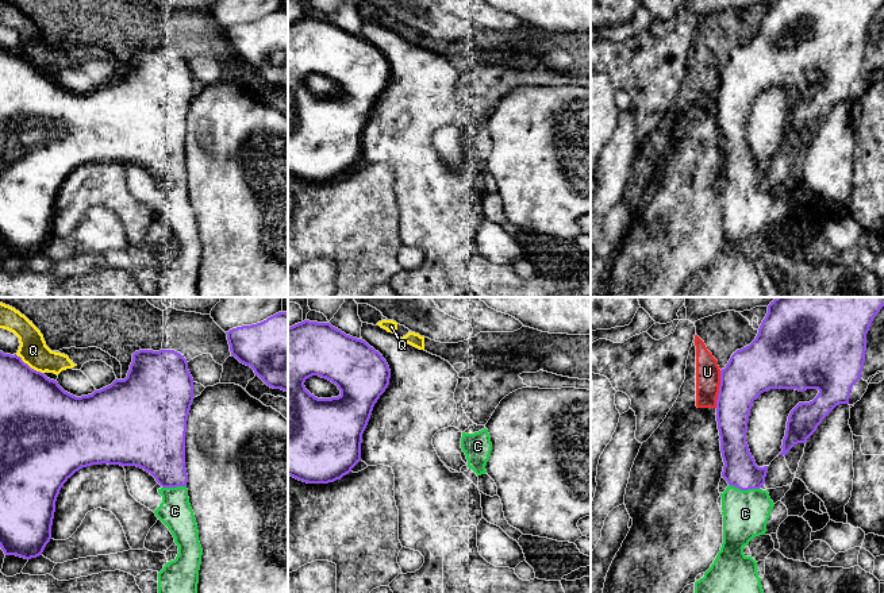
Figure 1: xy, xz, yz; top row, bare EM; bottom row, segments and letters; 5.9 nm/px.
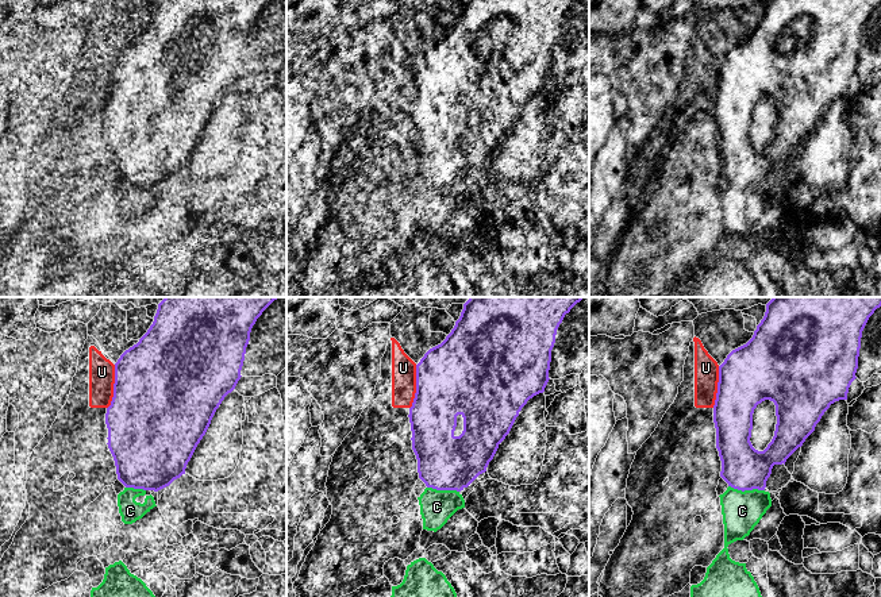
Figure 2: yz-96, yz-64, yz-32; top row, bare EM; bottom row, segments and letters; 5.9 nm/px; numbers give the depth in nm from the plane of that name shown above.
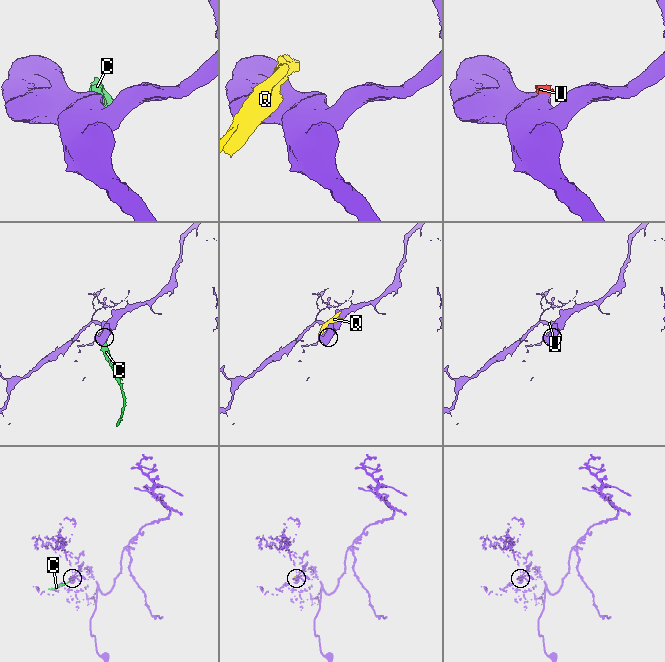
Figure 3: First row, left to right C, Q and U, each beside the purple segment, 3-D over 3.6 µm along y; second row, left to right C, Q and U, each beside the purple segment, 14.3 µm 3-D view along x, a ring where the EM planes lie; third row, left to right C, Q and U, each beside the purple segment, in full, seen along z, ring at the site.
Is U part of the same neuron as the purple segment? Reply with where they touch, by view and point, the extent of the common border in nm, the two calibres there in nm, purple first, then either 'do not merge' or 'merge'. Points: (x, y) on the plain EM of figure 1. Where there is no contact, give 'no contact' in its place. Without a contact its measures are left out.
yz (719, 87) | 220 nm | 300/140 nm | do not merge

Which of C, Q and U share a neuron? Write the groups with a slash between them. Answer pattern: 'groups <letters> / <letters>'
groups C / Q U

